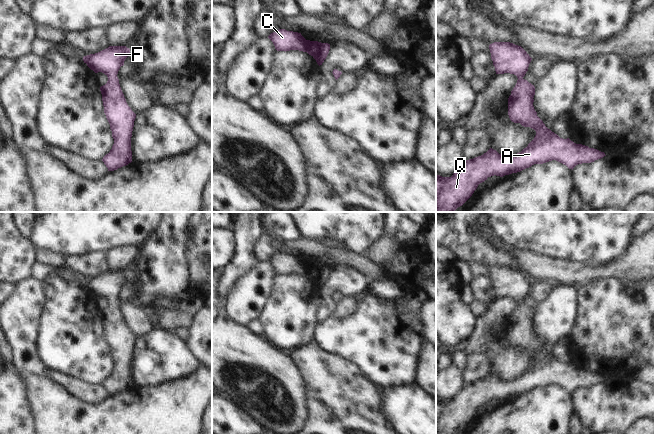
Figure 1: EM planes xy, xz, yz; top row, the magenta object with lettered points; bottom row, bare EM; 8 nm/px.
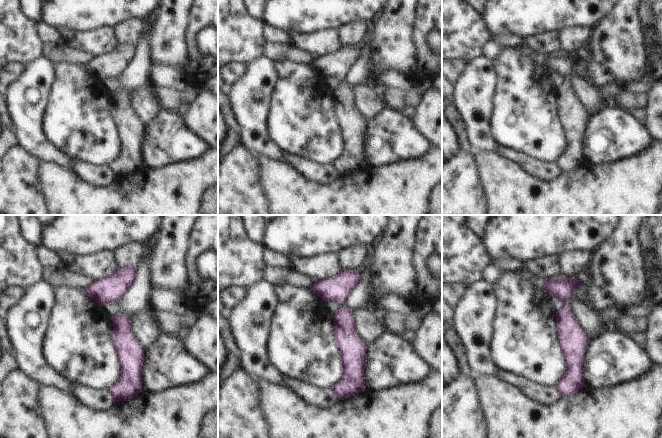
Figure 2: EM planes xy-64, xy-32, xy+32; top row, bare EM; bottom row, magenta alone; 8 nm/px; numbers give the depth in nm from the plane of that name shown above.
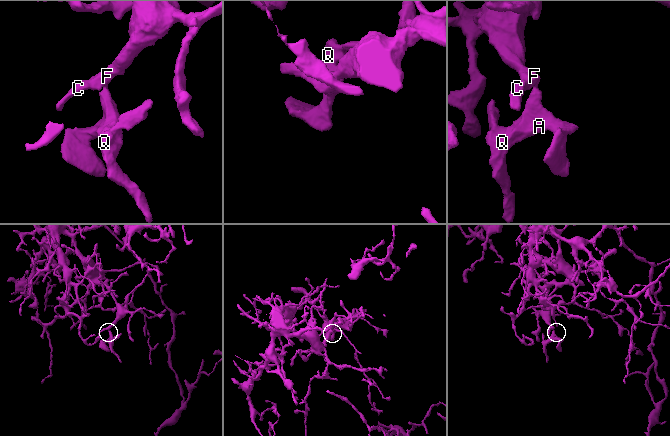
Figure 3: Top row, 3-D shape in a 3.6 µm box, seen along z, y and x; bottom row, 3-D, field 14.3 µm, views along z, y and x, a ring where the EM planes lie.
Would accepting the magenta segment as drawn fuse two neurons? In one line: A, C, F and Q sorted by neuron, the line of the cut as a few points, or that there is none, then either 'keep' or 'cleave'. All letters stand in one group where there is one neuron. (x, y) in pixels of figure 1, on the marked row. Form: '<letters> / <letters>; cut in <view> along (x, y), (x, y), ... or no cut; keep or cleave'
A C F Q; no cut; keep

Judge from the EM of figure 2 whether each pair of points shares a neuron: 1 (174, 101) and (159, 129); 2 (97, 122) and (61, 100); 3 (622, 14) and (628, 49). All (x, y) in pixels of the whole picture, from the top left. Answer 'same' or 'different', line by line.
1: different
2: same
3: same

